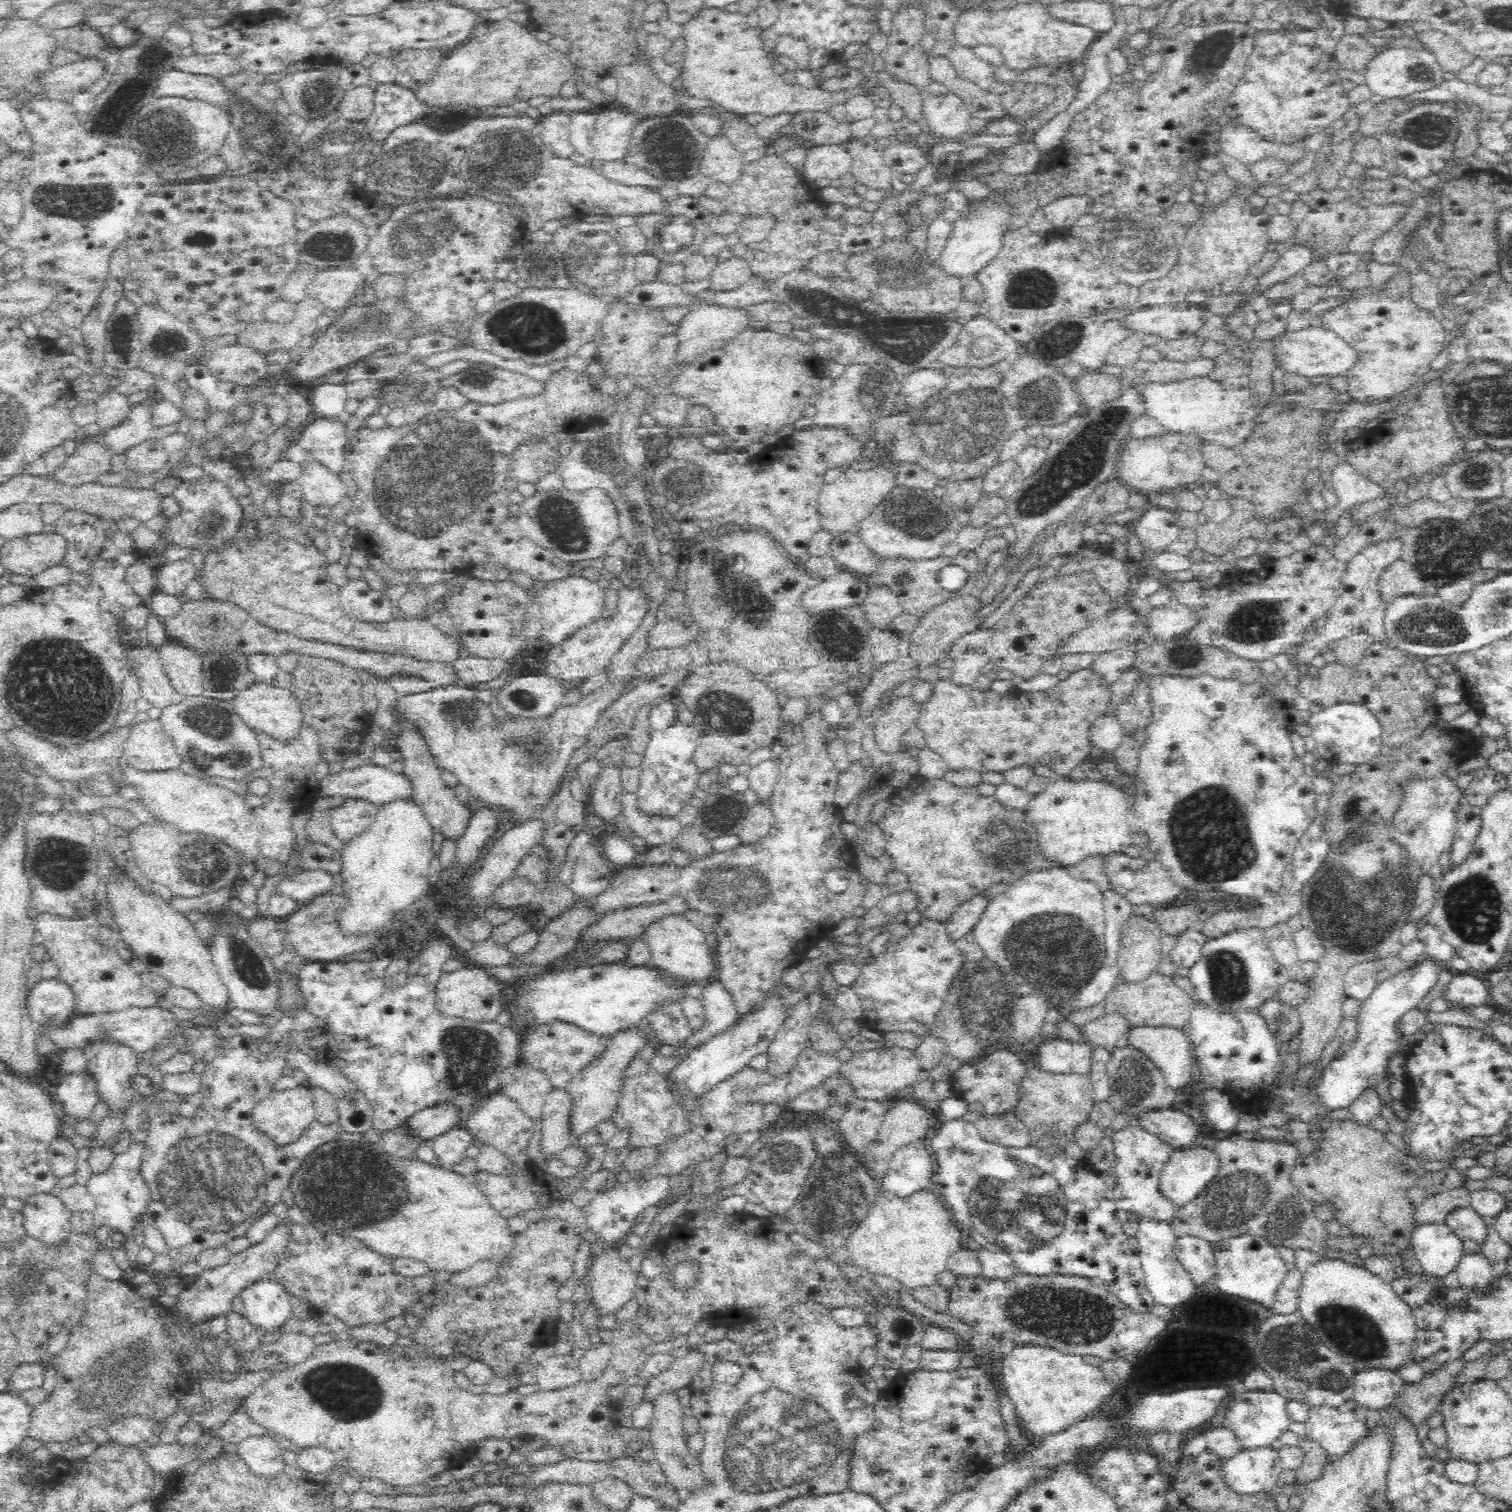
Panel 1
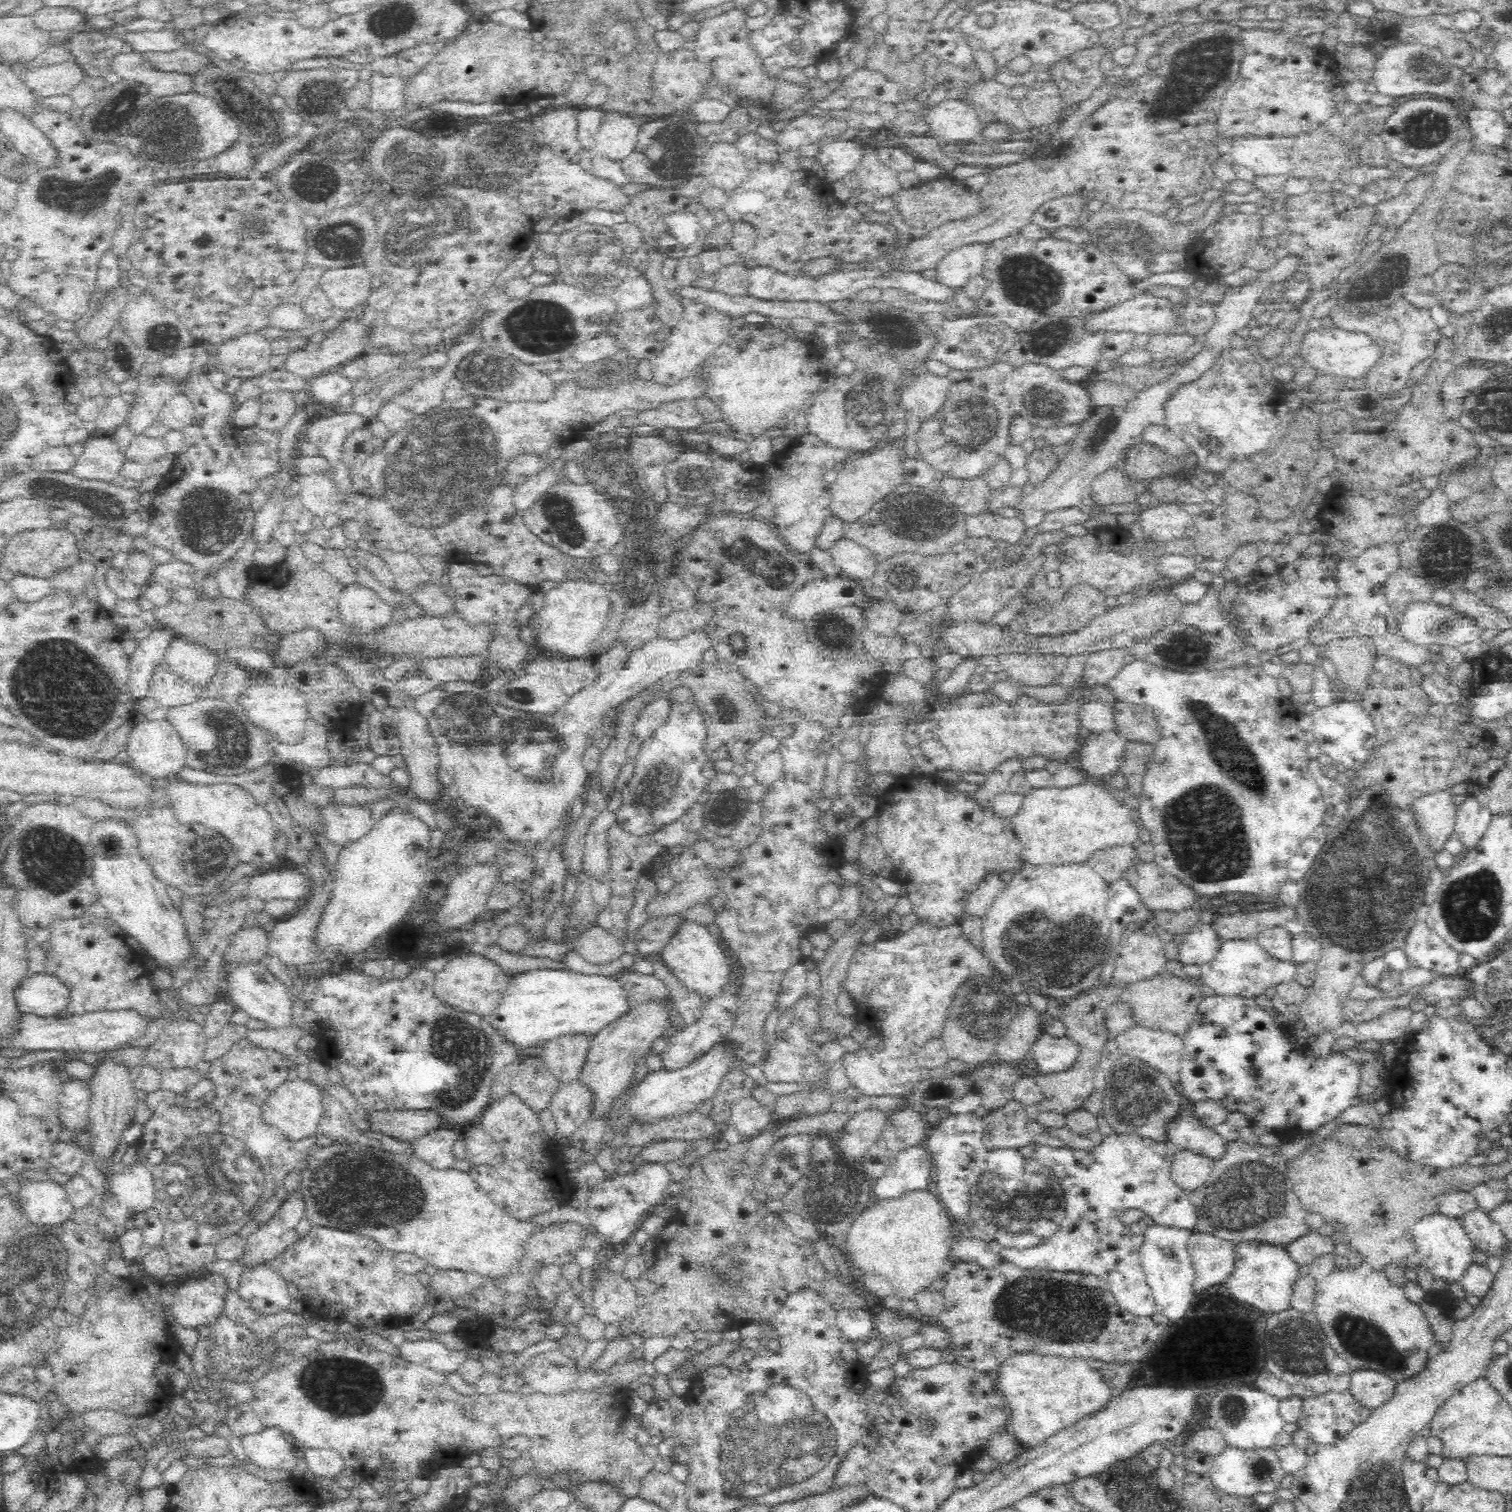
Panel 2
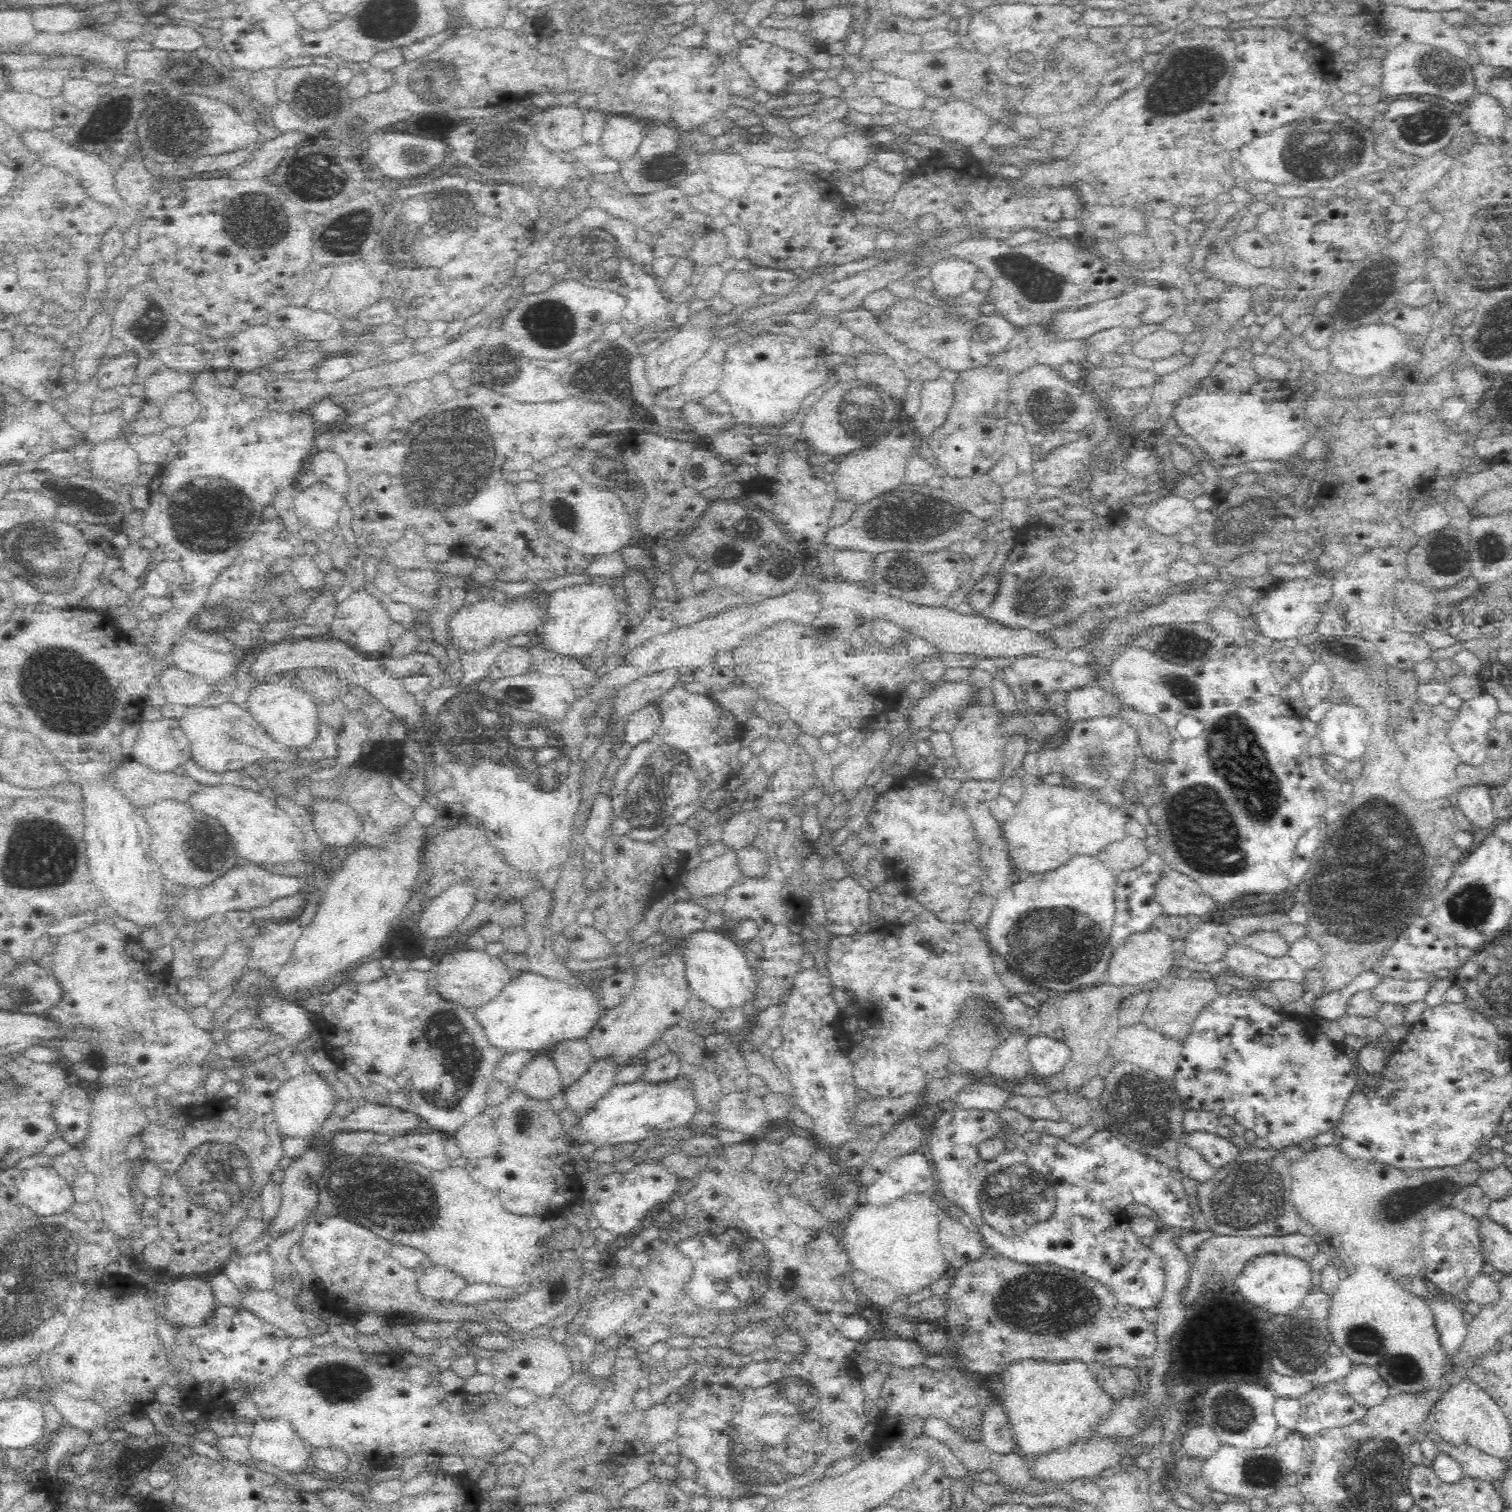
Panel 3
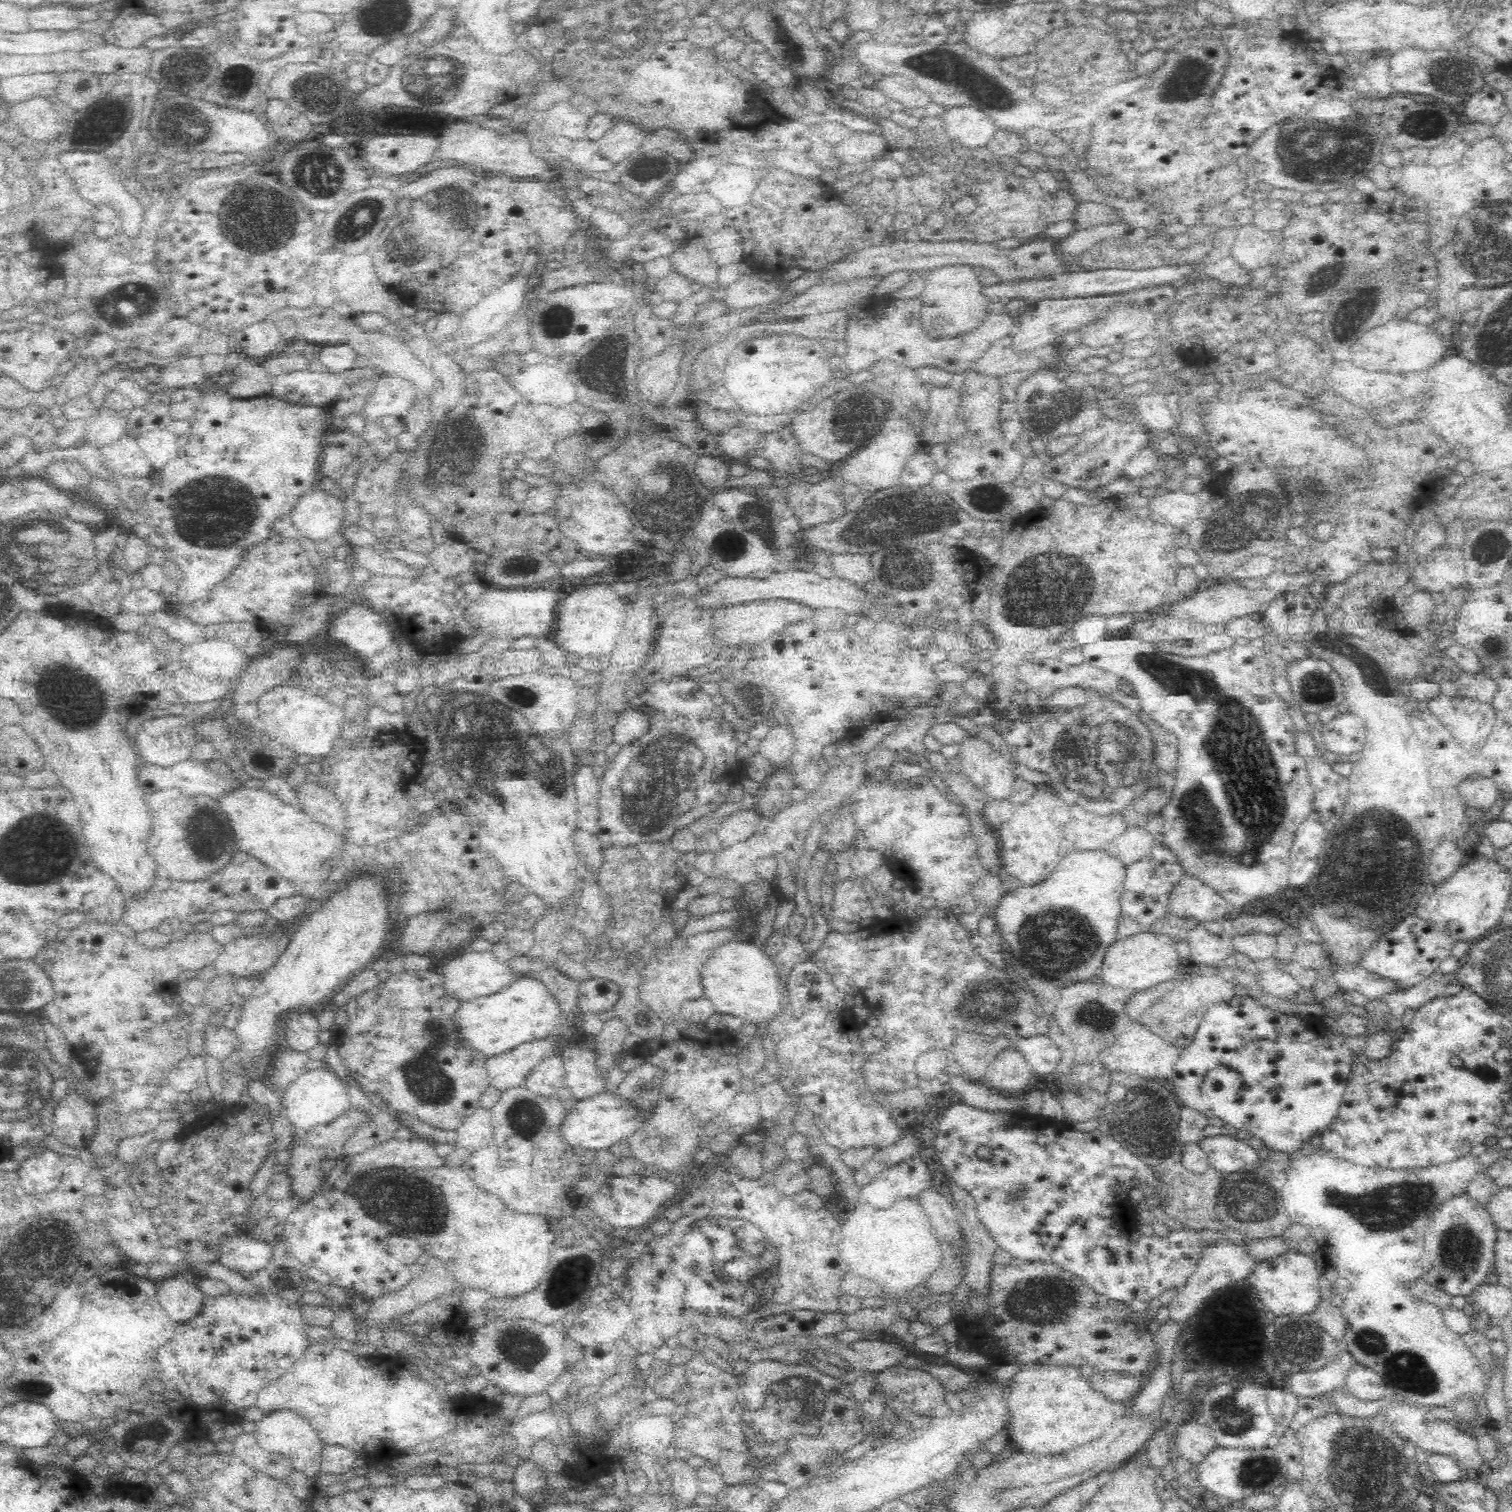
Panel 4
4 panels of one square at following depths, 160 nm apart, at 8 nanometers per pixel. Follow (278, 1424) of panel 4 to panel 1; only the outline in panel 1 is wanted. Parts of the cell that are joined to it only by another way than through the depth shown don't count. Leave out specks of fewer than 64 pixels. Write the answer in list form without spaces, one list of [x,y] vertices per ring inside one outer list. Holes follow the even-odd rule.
[[[249,1436],[237,1445],[238,1458],[242,1459],[254,1474],[274,1476],[286,1471],[284,1450],[280,1448],[277,1436]]]

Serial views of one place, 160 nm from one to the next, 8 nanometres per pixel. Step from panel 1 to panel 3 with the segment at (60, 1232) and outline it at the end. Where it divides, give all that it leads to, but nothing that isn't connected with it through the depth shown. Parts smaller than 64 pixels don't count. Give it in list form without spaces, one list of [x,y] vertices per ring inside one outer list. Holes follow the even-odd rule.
[[[53,1165],[22,1170],[16,1187],[19,1202],[40,1216],[60,1214],[73,1204],[70,1185]]]

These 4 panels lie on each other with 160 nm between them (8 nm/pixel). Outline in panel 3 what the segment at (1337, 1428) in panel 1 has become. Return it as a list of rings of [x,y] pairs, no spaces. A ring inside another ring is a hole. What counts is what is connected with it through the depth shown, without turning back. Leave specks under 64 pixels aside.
[[[1341,1381],[1330,1382],[1299,1399],[1300,1414],[1295,1430],[1303,1436],[1314,1434],[1320,1428],[1346,1426],[1362,1418],[1367,1408],[1360,1406]]]

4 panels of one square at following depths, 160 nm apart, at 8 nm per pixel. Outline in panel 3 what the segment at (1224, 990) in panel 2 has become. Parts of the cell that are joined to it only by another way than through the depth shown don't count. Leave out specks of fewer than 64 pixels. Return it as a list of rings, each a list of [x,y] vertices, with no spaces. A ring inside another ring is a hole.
[[[1235,944],[1226,951],[1222,959],[1228,964],[1228,968],[1241,974],[1241,978],[1246,976],[1248,980],[1254,980],[1260,985],[1266,985],[1278,978],[1303,984],[1302,978],[1306,976],[1302,966],[1289,954],[1278,958],[1267,957],[1250,948],[1242,948]]]

